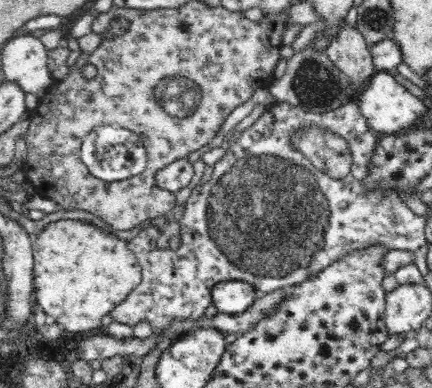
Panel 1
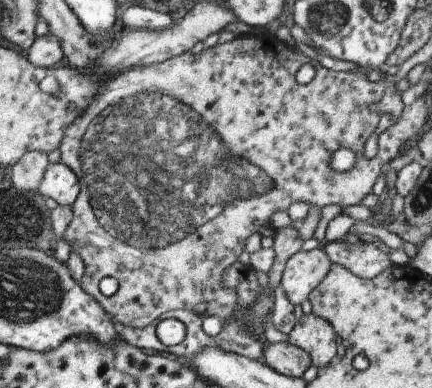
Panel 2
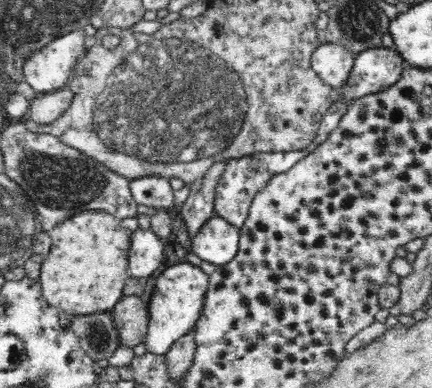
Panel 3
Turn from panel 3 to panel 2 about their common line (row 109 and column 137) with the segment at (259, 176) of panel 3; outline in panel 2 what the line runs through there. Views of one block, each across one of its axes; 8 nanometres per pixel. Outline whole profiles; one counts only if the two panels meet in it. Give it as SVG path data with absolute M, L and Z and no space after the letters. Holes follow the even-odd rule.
M241 262L233 264L233 266L223 274L223 288L237 292L237 302L235 302L235 306L239 304L239 308L237 308L237 316L231 316L229 320L227 320L227 318L223 320L223 330L221 330L221 334L217 334L215 338L211 338L211 336L203 330L203 320L205 320L205 316L197 316L193 310L171 310L171 312L165 312L159 320L155 320L155 322L149 326L149 330L133 330L131 326L117 324L117 326L119 326L119 332L121 332L121 336L123 336L131 346L145 348L145 350L151 350L151 352L169 352L169 354L173 354L173 356L177 356L177 358L183 358L183 360L193 360L203 348L225 348L225 352L233 352L233 354L237 354L237 356L245 356L245 358L251 358L251 360L261 362L261 360L265 358L267 344L261 344L261 342L257 340L257 336L247 330L247 322L245 322L245 304L255 302L255 300L259 298L259 294L261 294L261 286L259 286L259 280L257 280L257 270L255 270L253 266L245 266L245 264L241 264ZM171 318L173 318L173 320L179 320L179 322L187 328L187 338L185 338L183 342L179 342L177 346L163 346L157 328L159 328L159 324L161 324L163 320L171 320Z

